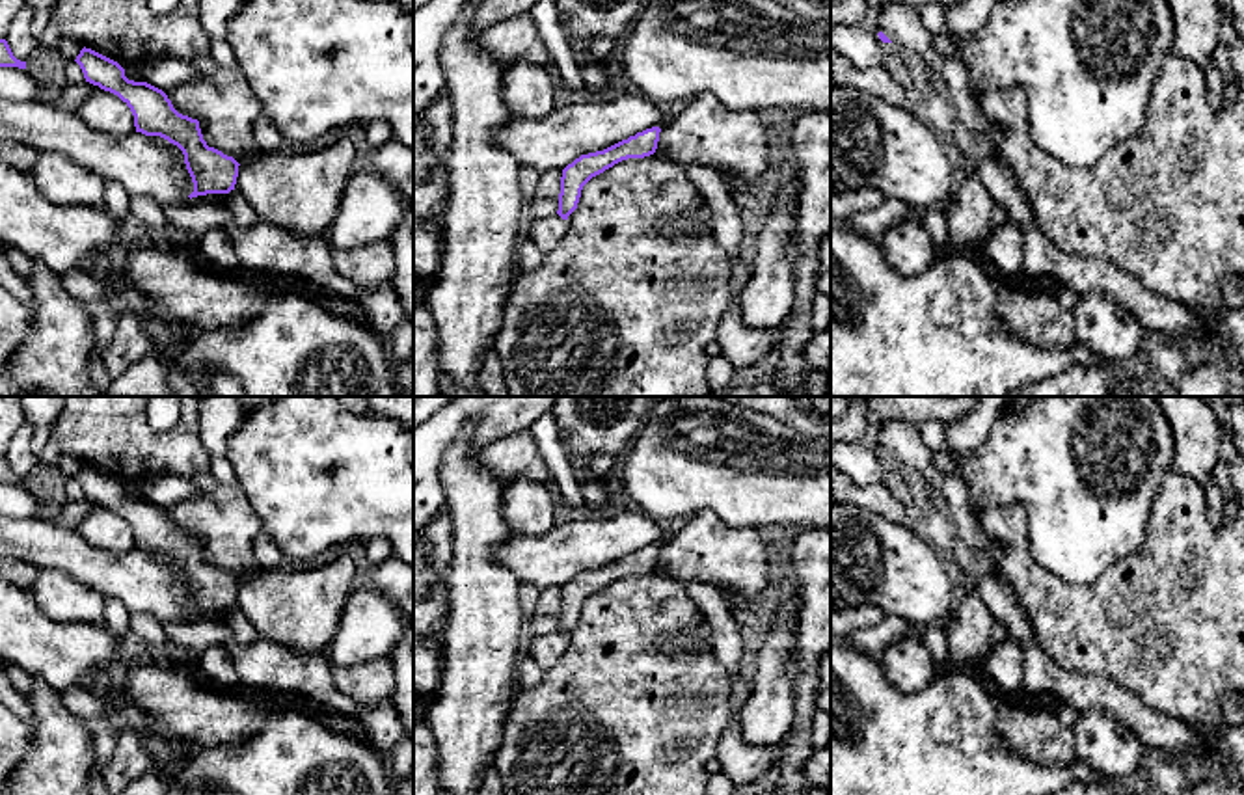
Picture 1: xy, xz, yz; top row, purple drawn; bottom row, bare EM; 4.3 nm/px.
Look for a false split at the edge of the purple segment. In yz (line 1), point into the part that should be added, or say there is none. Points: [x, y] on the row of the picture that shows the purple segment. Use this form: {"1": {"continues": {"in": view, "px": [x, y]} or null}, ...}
{"1": {"continues": null}}

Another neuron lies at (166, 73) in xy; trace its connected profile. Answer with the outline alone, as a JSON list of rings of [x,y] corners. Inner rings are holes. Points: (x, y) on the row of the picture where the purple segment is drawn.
[[[156,58],[143,67],[145,82],[162,91],[175,89],[199,74],[194,63],[175,58]]]

